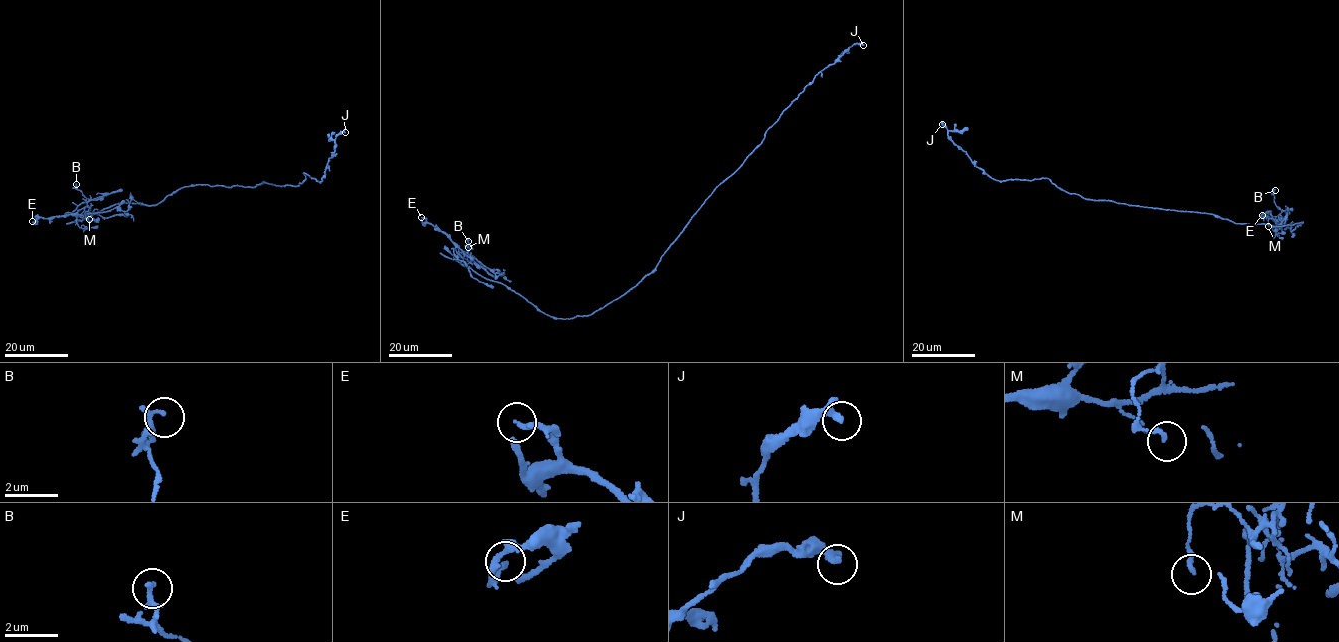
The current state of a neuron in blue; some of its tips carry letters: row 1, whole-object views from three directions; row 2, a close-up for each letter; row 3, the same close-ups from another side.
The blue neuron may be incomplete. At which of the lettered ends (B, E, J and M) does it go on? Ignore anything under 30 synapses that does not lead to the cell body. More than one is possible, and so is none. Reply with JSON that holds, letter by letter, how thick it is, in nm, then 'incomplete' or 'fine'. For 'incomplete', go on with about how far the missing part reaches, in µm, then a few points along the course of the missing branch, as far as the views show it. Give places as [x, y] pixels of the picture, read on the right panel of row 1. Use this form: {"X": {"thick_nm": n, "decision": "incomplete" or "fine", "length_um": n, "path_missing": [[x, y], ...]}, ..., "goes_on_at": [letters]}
{"B": {"thick_nm": 130, "decision": "fine"}, "E": {"thick_nm": 200, "decision": "incomplete", "length_um": 25, "path_missing": [[1262, 215], [1264, 229], [1281, 227], [1291, 231], [1292, 227]]}, "J": {"thick_nm": 280, "decision": "fine"}, "M": {"thick_nm": 140, "decision": "fine"}, "goes_on_at": ["E"]}

